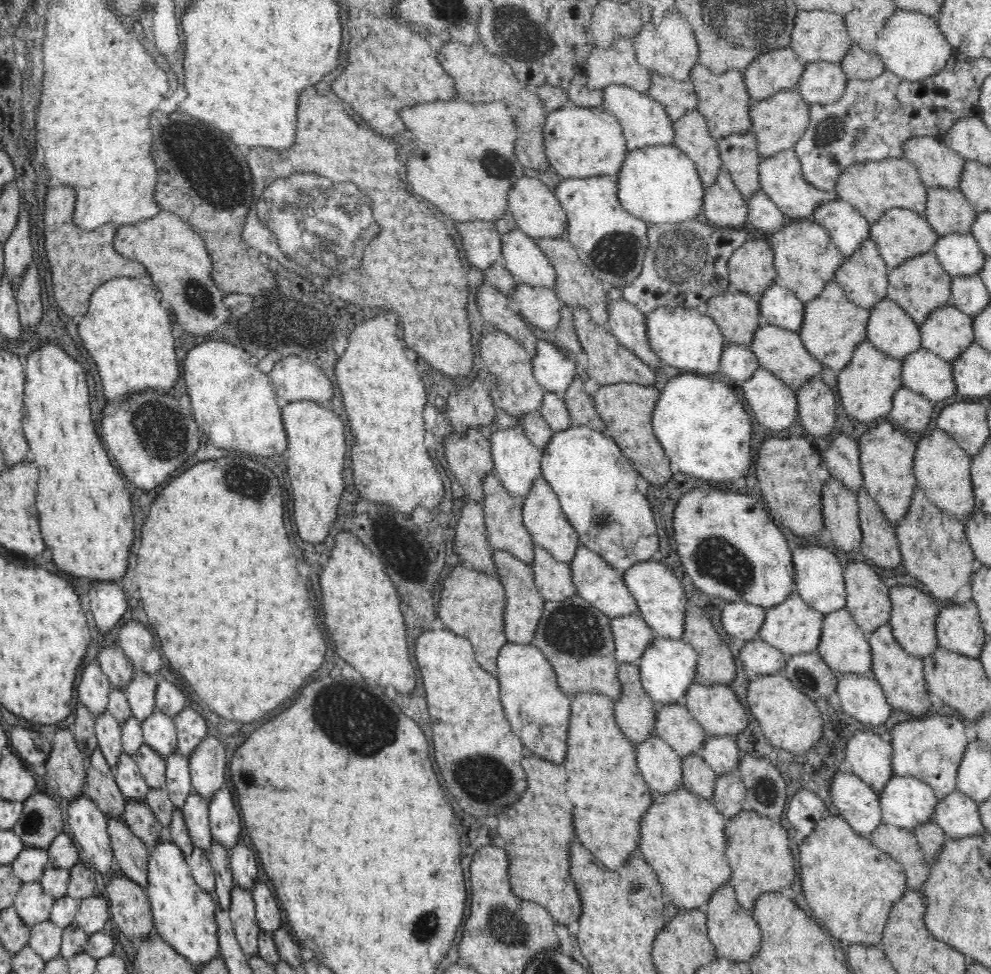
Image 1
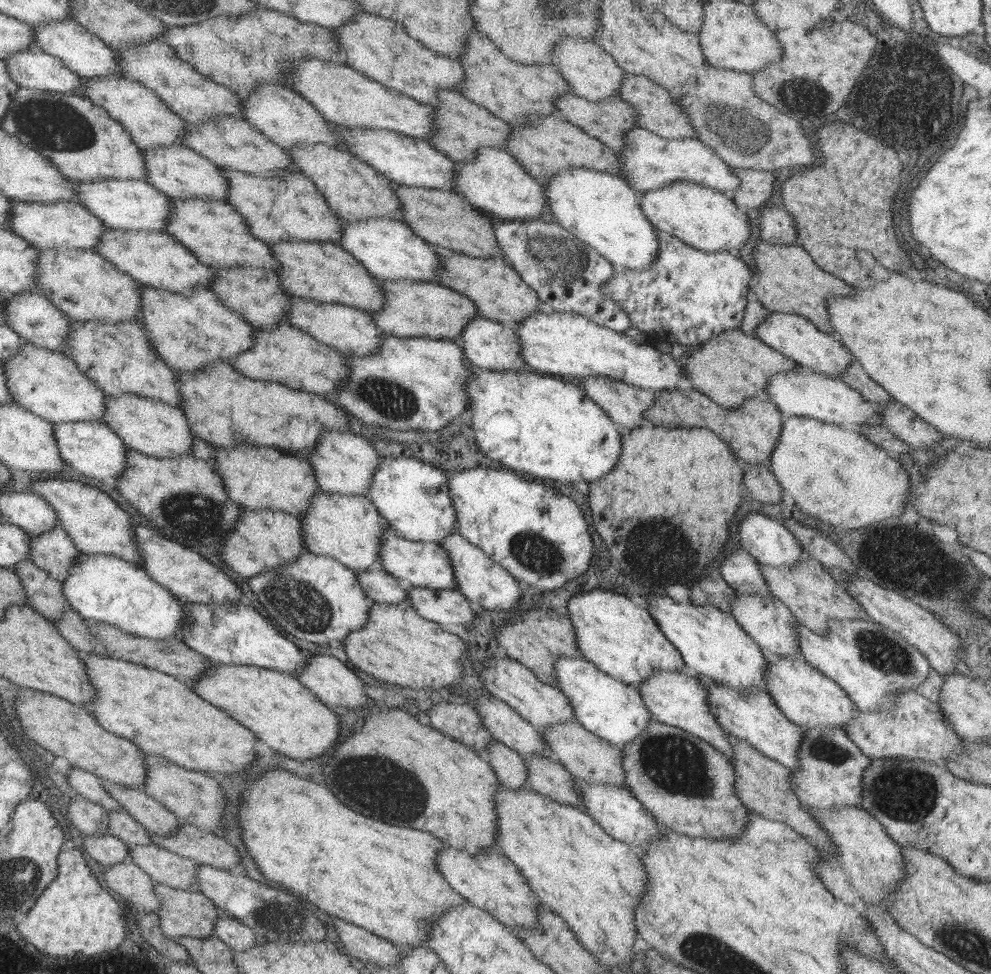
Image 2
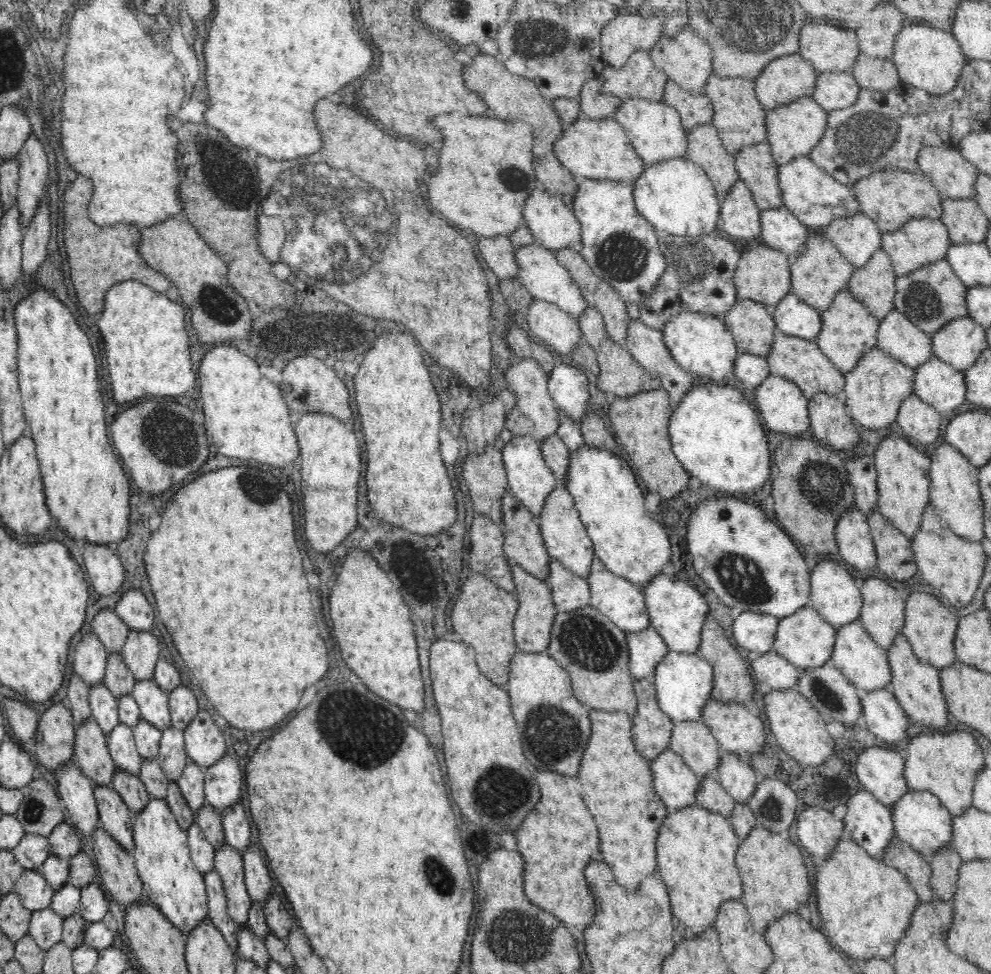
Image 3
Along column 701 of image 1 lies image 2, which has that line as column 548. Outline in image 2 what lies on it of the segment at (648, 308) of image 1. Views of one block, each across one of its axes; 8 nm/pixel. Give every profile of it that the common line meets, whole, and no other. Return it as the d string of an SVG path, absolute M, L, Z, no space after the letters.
M544 217L504 220L493 228L493 234L506 265L515 270L521 280L536 292L536 298L549 304L553 311L569 311L585 316L595 324L618 333L631 326L623 308L601 290L601 285L613 276L615 266L592 245L573 236L569 229L561 228L553 219Z

